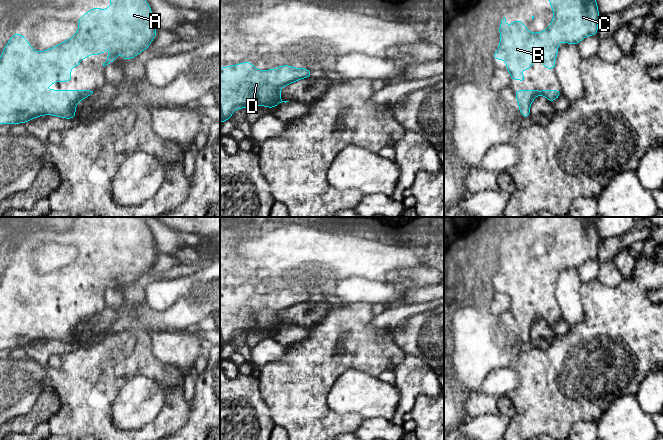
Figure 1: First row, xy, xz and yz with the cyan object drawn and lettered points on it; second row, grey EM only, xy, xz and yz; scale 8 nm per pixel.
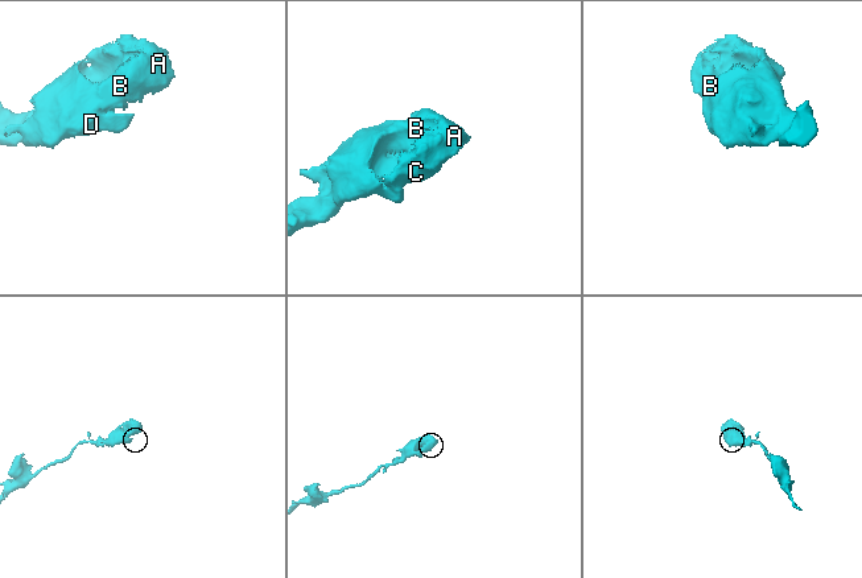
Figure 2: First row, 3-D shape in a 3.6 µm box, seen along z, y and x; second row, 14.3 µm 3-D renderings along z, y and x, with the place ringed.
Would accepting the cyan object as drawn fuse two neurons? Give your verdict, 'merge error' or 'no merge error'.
no merge error

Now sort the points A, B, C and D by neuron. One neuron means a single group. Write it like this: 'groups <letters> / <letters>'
groups A B C D

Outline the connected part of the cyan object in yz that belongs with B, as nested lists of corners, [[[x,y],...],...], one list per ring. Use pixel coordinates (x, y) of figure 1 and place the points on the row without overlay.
[[[550,217],[542,218],[547,220],[550,225],[550,231],[553,234],[554,241],[551,249],[542,256],[531,257],[524,246],[514,243],[511,250],[506,249],[504,241],[499,248],[500,267],[498,274],[493,277],[495,284],[505,284],[506,293],[510,297],[510,305],[515,302],[519,306],[526,305],[525,298],[515,298],[515,294],[529,294],[534,289],[534,283],[538,281],[539,274],[545,274],[542,279],[542,289],[547,294],[555,294],[555,283],[558,279],[558,267],[578,269],[581,264],[587,260],[598,258],[598,247],[600,238],[597,231],[597,223],[590,217]]]

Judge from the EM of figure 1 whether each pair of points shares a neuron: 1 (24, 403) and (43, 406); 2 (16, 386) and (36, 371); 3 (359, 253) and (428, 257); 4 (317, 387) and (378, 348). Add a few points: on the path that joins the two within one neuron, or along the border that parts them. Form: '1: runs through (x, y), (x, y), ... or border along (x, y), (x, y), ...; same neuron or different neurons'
1: border along (42, 388), (33, 407), (28, 412), (13, 418); different neurons
2: runs through (21, 386), (31, 376); same neuron
3: border along (420, 257), (421, 262); different neurons
4: runs through (331, 372), (347, 356), (355, 356), (363, 349); same neuron

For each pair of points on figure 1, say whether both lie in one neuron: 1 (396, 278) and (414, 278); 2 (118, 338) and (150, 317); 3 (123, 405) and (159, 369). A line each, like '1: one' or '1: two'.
1: one
2: two
3: two

